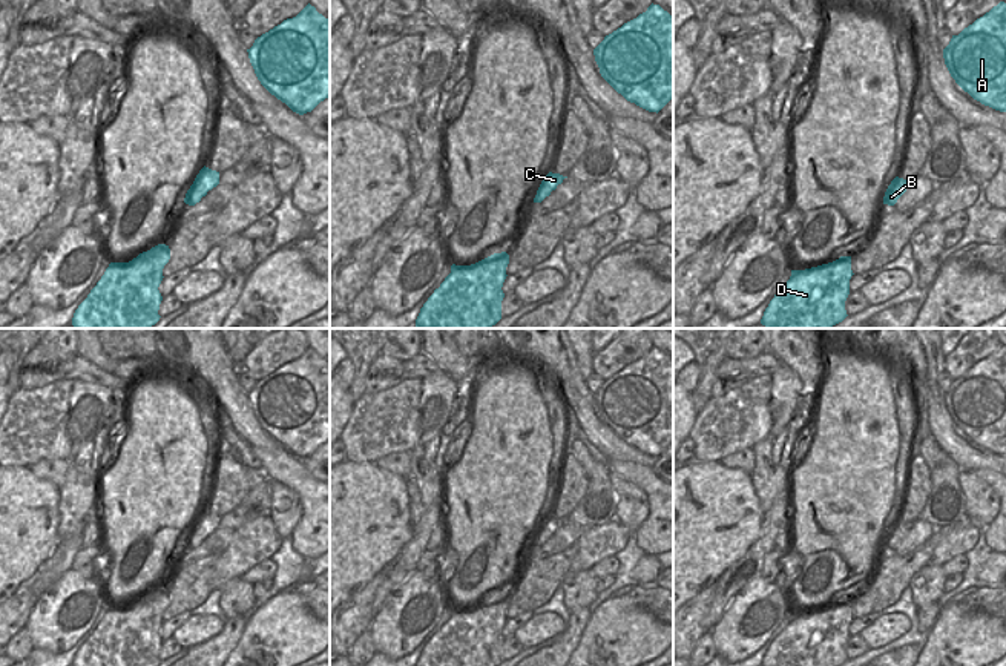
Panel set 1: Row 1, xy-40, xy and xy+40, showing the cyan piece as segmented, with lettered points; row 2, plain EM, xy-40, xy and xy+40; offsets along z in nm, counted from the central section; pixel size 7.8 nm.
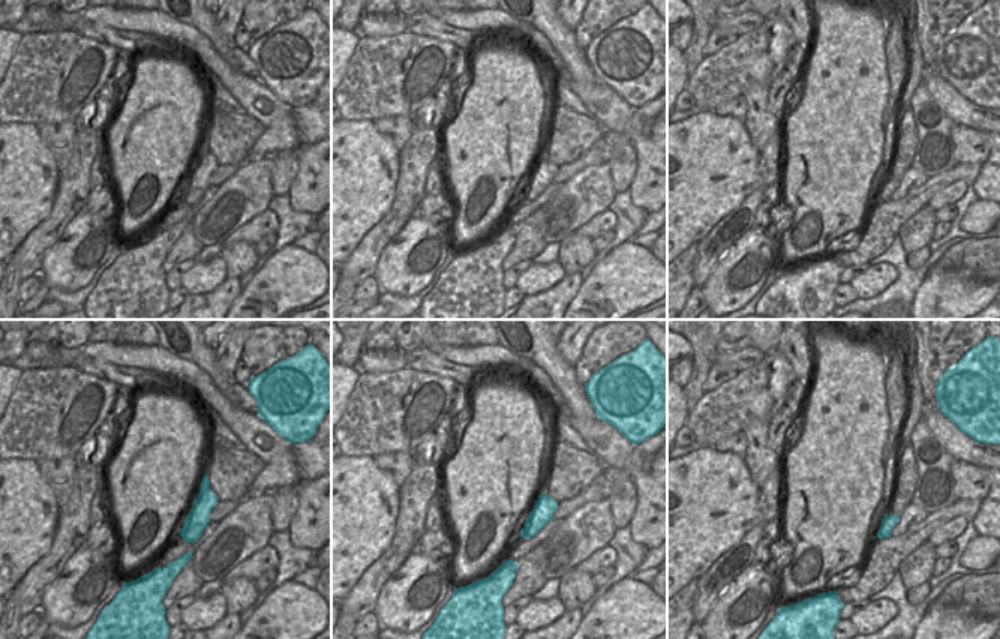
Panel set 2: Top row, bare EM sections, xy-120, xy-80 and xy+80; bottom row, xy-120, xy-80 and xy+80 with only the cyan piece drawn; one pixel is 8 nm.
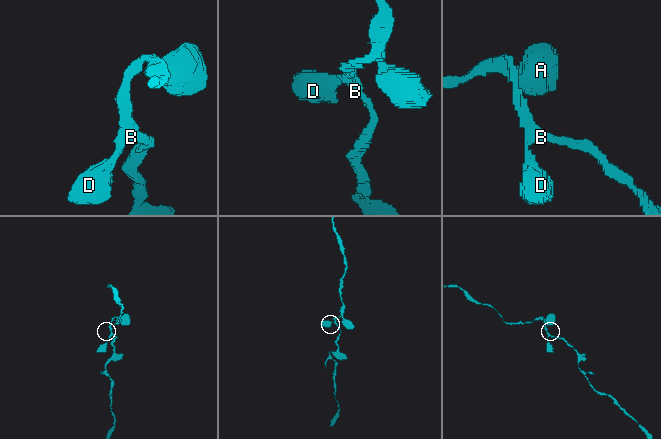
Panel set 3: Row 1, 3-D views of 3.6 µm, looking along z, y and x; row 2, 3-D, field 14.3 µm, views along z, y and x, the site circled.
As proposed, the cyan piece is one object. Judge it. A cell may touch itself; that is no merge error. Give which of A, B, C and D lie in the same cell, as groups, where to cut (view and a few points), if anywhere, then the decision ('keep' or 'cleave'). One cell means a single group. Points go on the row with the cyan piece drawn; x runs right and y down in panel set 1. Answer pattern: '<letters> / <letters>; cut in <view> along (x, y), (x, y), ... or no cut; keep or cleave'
A B C D; no cut; keep

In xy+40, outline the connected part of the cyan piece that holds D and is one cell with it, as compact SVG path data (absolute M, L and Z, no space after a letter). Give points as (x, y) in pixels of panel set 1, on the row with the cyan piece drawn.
M851 256L805 270L791 270L790 279L765 308L761 324L770 328L831 328L848 316L845 301L853 275Z

